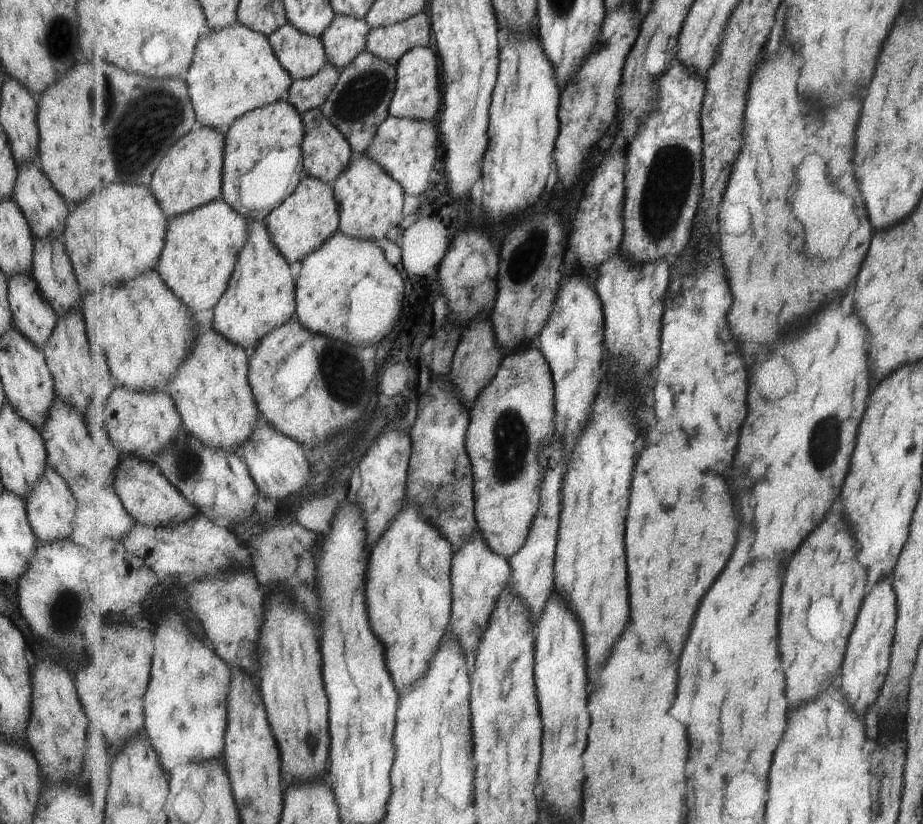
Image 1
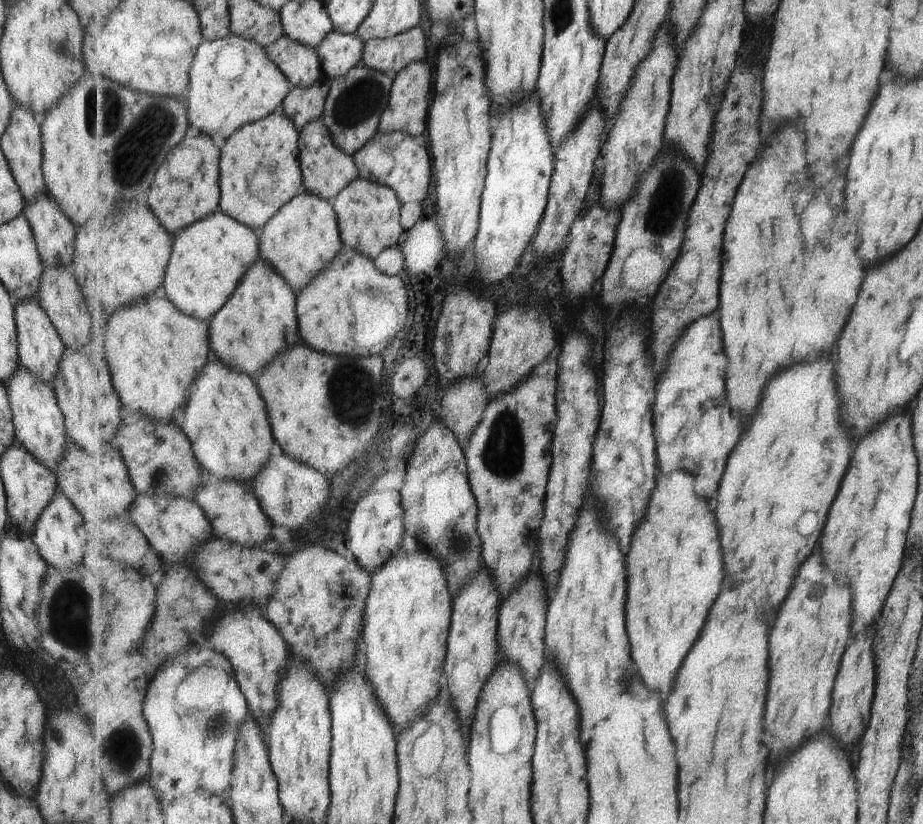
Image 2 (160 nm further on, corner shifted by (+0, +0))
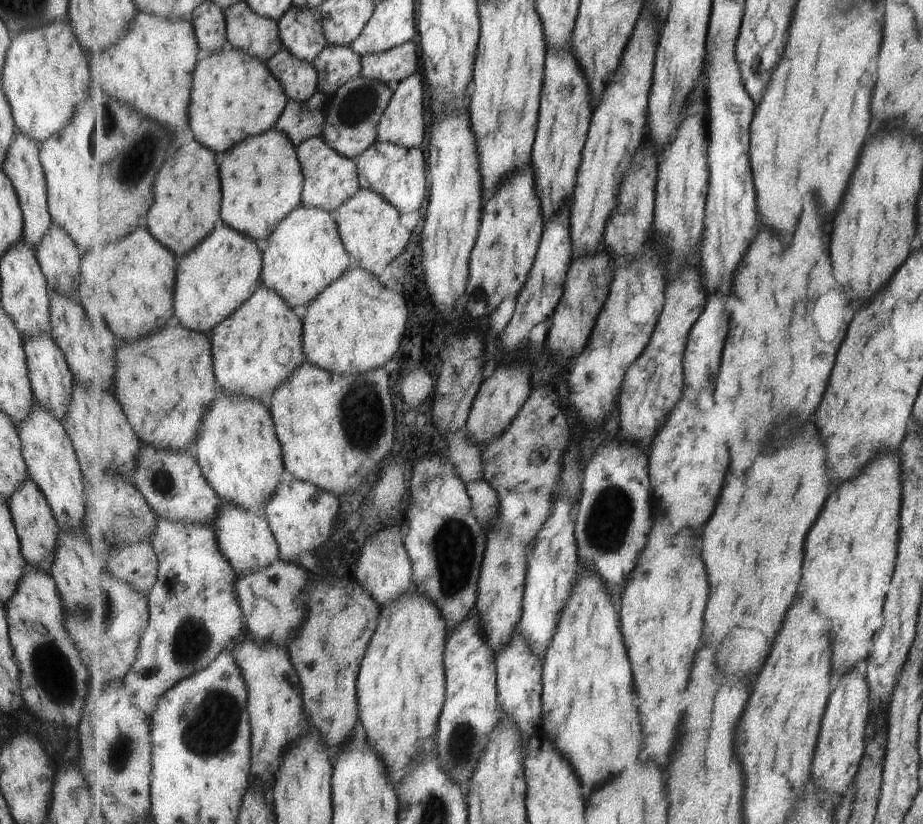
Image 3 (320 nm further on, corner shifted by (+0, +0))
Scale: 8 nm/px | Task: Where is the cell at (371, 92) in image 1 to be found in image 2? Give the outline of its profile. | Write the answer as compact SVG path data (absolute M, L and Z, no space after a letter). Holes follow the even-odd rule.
M361 64L351 69L345 77L329 80L329 84L330 93L322 114L323 122L335 144L354 156L379 132L382 114L390 105L394 75Z

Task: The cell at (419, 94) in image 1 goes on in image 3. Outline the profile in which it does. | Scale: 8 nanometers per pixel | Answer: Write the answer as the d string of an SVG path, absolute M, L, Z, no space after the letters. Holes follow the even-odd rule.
M414 74L412 77L401 81L394 86L394 97L391 99L390 105L383 113L382 121L378 126L379 143L393 143L400 147L408 149L418 149L425 144L425 80L424 74Z

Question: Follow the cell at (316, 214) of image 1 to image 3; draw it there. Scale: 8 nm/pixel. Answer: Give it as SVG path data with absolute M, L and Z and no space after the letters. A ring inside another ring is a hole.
M298 206L283 222L279 223L268 238L268 247L263 255L263 284L277 291L293 308L304 306L307 309L328 286L353 268L352 258L343 244L335 214L322 208Z

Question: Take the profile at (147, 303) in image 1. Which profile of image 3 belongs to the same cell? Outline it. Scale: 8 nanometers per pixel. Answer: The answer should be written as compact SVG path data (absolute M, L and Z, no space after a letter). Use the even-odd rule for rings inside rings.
M179 324L162 328L159 334L139 342L119 342L116 386L113 392L143 444L163 451L187 453L189 446L197 442L202 433L203 418L217 400L217 380L213 374L211 352L211 338L207 334L187 330L187 327Z

